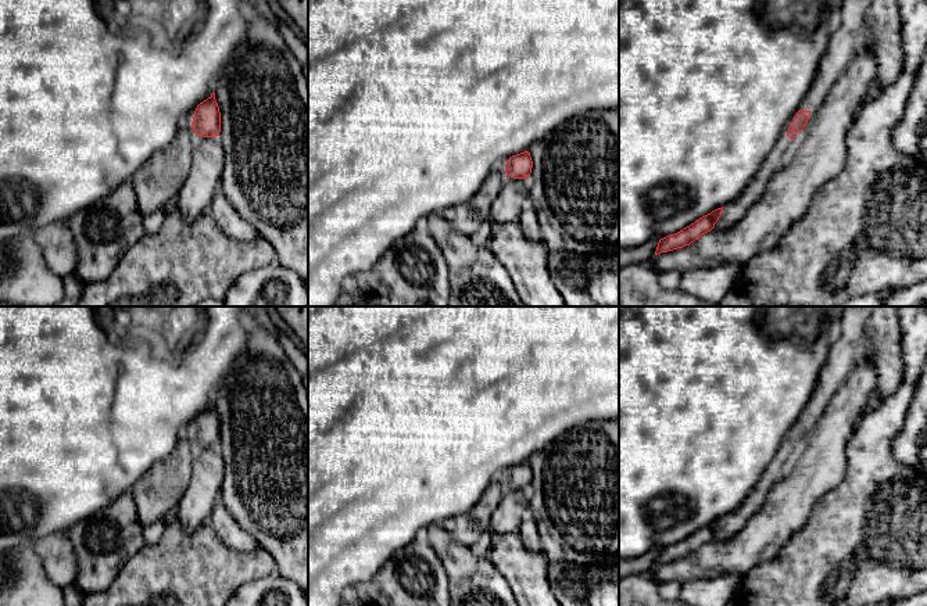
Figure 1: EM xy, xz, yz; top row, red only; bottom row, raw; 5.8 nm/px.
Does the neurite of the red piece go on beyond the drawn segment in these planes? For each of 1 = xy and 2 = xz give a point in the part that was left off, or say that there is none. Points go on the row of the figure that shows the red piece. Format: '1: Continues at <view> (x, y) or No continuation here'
1: No continuation here
2: No continuation here

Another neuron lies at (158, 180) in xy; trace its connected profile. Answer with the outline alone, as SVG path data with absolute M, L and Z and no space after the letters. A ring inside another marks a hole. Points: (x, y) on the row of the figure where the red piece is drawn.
M183 122L169 146L153 154L133 175L135 200L142 216L176 198L193 161L193 126Z

